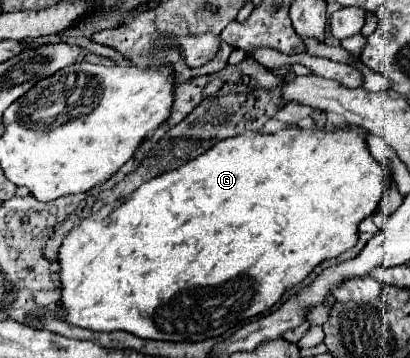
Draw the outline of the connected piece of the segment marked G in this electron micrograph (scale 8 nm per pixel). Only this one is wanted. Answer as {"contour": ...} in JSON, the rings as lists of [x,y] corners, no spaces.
{"contour":[[[316,126],[306,128],[306,130],[284,128],[276,134],[244,132],[240,136],[220,140],[216,146],[212,146],[198,158],[182,164],[178,170],[152,178],[150,182],[142,184],[138,190],[134,190],[130,196],[122,198],[120,202],[102,206],[96,214],[82,220],[76,228],[70,230],[70,234],[62,240],[62,246],[58,252],[60,306],[64,310],[64,314],[60,314],[58,318],[74,326],[90,328],[98,332],[124,330],[146,340],[200,342],[206,338],[216,338],[224,334],[226,330],[242,324],[244,320],[258,316],[262,312],[268,312],[282,298],[284,290],[300,284],[320,262],[328,258],[336,258],[348,248],[352,248],[358,240],[358,224],[366,216],[376,212],[388,178],[390,174],[384,170],[384,166],[368,154],[368,148],[364,142],[364,130],[356,126],[336,130],[336,132],[328,132]]]}

